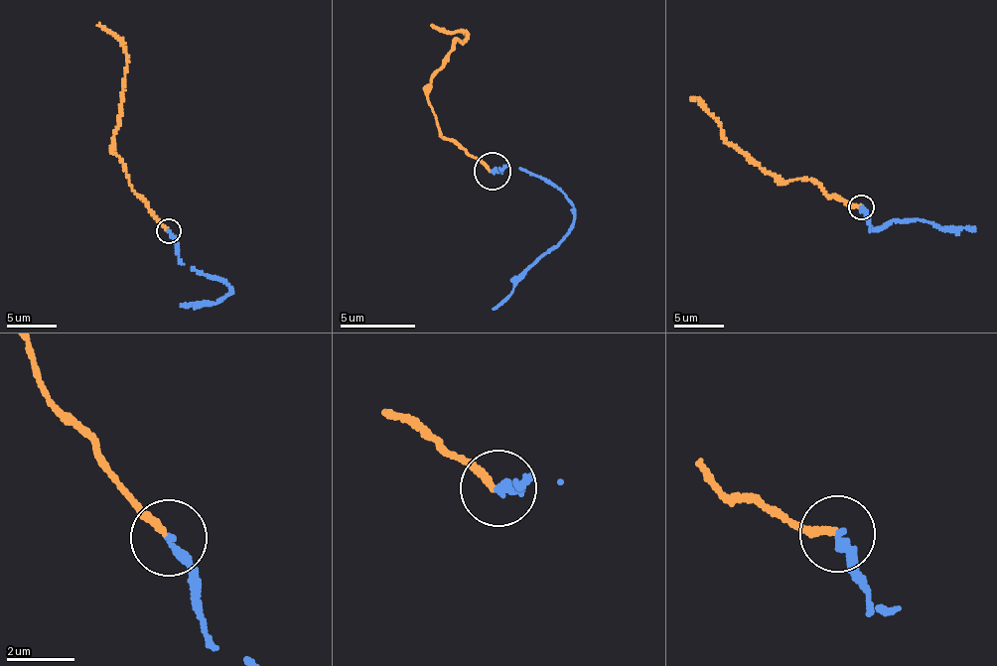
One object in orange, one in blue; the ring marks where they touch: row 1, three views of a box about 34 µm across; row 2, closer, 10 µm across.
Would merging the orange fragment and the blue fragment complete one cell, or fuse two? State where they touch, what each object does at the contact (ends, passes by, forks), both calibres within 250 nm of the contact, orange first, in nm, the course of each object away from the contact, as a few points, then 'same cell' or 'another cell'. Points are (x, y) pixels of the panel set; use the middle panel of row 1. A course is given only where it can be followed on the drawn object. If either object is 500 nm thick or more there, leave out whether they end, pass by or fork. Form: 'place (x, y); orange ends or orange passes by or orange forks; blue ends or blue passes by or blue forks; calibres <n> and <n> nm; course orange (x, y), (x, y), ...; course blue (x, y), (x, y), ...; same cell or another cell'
place (492, 171); orange ends; blue ends; calibres 200 and 240 nm; course orange (491, 170), (441, 135), (427, 85), (455, 41), (461, 44), (468, 34), (429, 24); course blue (491, 170), (509, 167), (541, 175), (564, 195), (575, 216), (575, 226), (533, 260), (491, 309); same cell

